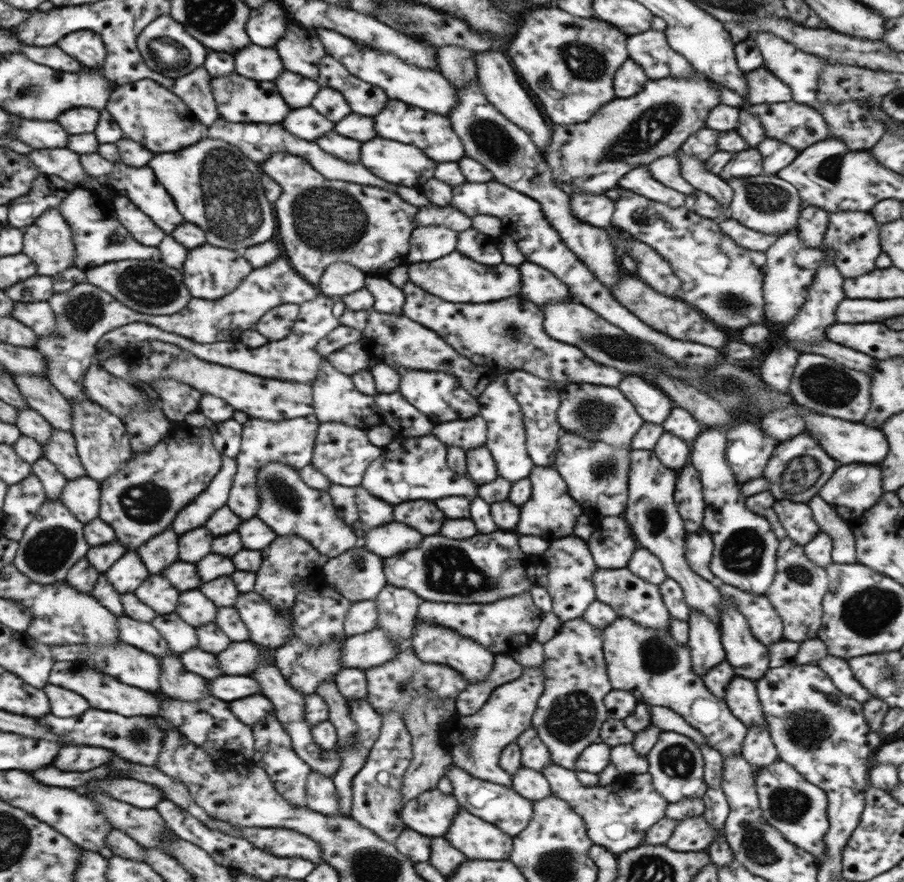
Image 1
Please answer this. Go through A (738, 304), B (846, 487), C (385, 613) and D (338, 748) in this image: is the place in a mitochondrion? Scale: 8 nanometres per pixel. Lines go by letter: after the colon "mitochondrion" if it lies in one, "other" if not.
A: mitochondrion
B: mitochondrion
C: mitochondrion
D: other

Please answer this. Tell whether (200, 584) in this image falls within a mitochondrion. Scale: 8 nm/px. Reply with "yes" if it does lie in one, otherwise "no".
no

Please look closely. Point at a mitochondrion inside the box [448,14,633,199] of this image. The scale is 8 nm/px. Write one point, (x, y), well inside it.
(488, 136)

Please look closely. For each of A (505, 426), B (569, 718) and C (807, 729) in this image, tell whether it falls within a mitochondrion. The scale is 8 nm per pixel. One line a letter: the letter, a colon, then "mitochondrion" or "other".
A: other
B: mitochondrion
C: mitochondrion

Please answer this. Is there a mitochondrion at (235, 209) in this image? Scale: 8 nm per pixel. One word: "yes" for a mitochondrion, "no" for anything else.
yes

